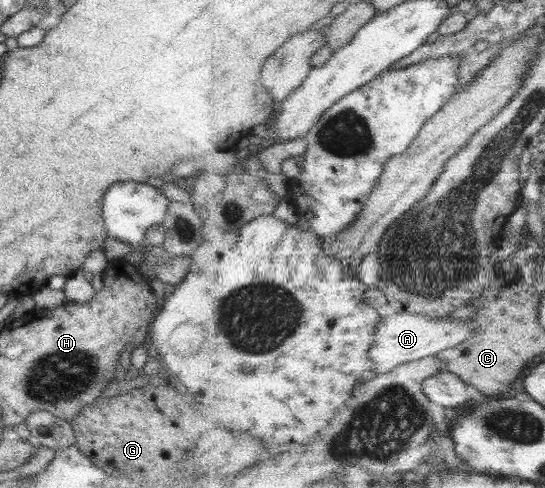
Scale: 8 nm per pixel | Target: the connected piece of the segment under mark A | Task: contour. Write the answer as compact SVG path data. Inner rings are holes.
M409 312L396 313L391 316L382 318L377 326L377 330L373 335L373 346L370 350L370 359L373 361L372 372L377 375L387 374L396 366L404 365L408 362L418 361L427 358L429 355L435 356L437 353L444 351L448 348L456 347L461 342L466 341L473 336L476 331L474 322L468 319L466 321L445 319L445 317L430 319L429 317L421 314L413 314Z

